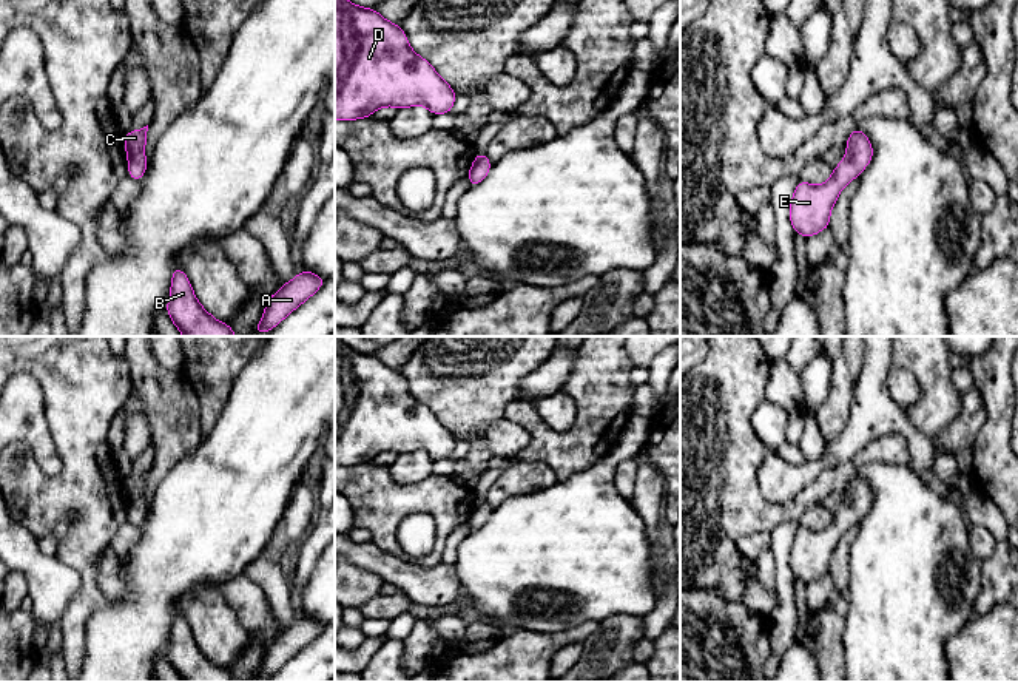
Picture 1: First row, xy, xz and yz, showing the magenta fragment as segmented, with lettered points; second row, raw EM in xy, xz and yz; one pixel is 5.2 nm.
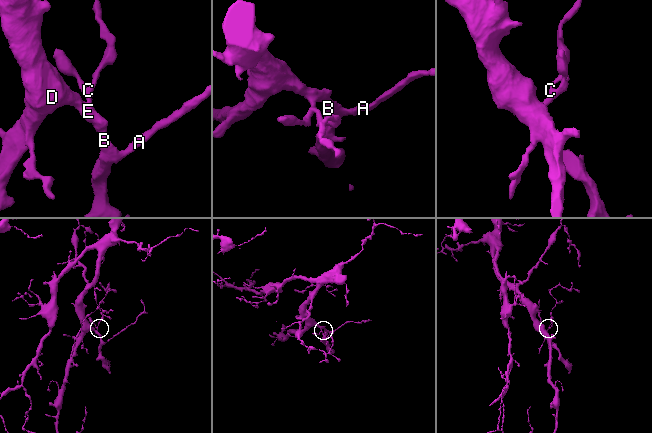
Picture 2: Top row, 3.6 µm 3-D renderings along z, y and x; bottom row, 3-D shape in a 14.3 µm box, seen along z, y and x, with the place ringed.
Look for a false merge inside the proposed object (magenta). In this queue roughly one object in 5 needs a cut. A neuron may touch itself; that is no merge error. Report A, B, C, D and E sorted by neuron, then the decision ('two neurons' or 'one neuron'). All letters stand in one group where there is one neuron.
A B C D E; one neuron

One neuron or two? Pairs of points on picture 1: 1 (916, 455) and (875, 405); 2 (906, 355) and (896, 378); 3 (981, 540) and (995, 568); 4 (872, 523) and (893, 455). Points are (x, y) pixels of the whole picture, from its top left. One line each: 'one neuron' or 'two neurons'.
1: one neuron
2: two neurons
3: two neurons
4: two neurons

